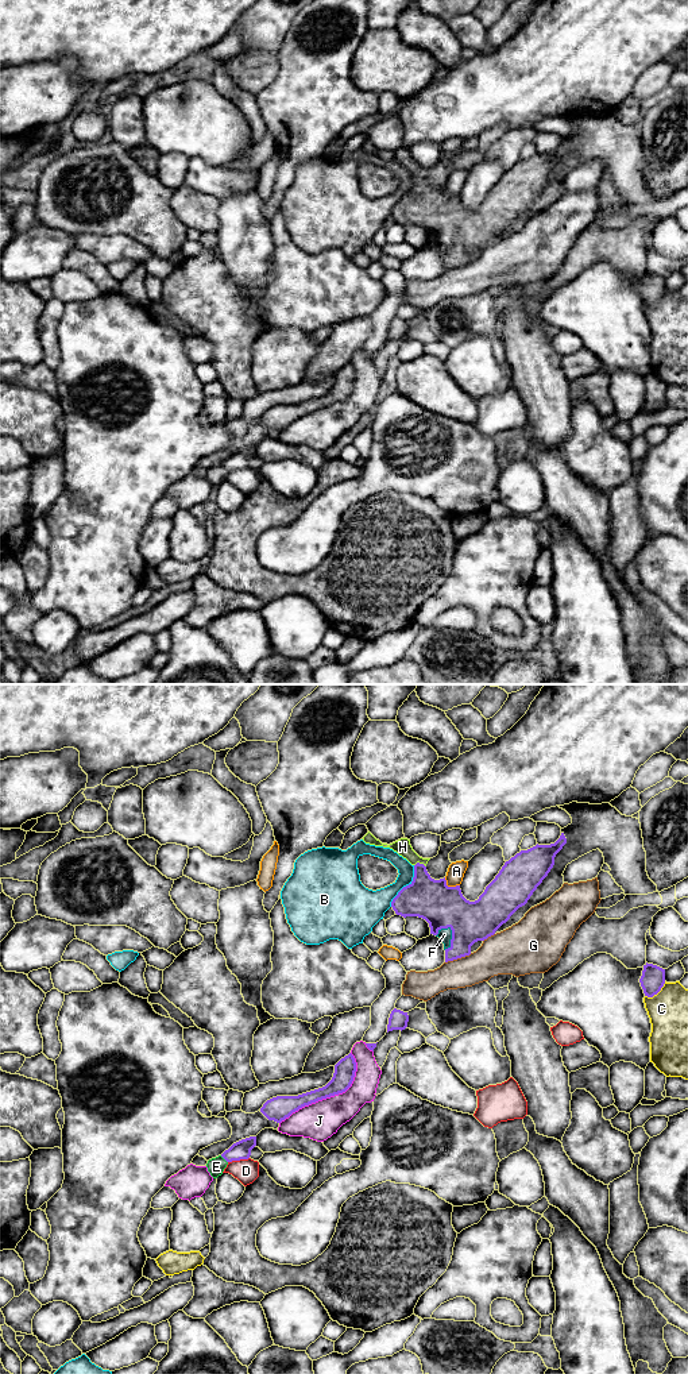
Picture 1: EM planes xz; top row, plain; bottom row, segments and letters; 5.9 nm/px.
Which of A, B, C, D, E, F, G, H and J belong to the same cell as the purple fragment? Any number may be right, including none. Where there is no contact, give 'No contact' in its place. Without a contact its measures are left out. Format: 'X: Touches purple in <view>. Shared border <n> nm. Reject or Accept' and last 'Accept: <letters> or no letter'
A: Touches purple in xz. Shared border 110 nm. Reject
B: Touches purple in xz. Shared border 280 nm. Reject
C: Touches purple in xz. Shared border 160 nm. Reject
D: Touches purple in xz. Shared border 130 nm. Reject
E: Touches purple in xz. Shared border 60 nm. Accept
F: Touches purple in xz. Shared border 150 nm. Accept
G: Touches purple in xz. Shared border 170 nm. Reject
H: Touches purple in xz. Shared border 70 nm. Accept
J: Touches purple in xz. Shared border 600 nm. Reject
Accept: E, F, H

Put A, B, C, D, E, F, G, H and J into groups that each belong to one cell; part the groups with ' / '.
A / B / C / D / E F H / G / J

